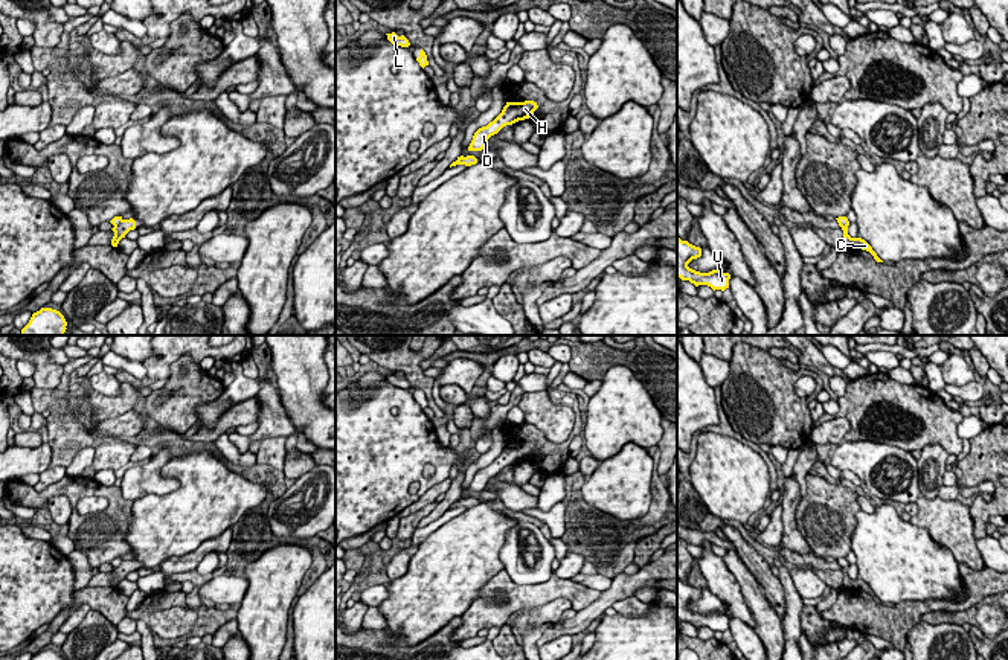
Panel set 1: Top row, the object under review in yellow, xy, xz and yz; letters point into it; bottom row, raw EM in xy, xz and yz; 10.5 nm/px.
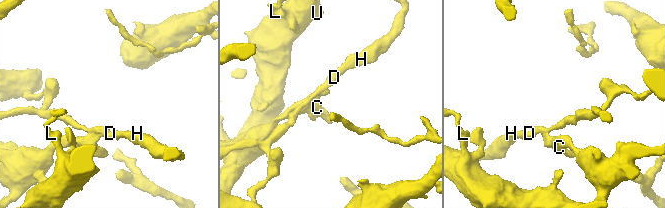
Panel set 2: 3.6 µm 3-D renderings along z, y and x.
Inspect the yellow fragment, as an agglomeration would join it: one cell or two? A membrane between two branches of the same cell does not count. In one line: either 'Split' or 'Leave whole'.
Split

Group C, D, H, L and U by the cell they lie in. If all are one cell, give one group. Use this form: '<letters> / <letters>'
C L U / D H

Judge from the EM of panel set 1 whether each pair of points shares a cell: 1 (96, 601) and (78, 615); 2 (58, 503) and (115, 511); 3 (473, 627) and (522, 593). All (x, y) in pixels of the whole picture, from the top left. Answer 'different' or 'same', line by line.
1: different
2: different
3: same

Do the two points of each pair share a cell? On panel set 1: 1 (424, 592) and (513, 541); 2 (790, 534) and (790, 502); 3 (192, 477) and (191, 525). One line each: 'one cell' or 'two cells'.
1: two cells
2: one cell
3: one cell

